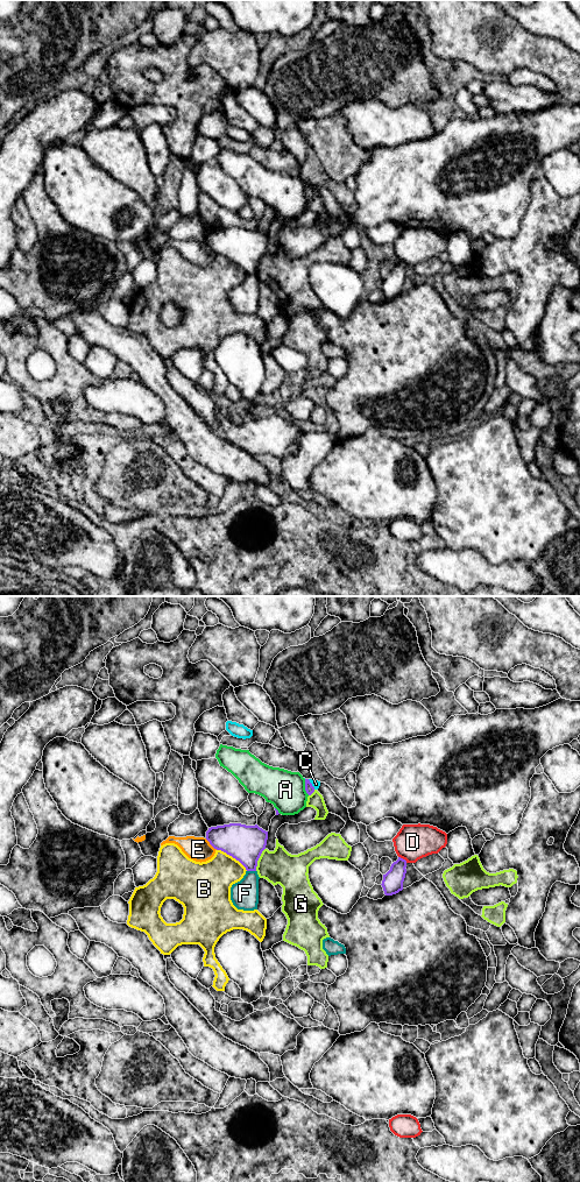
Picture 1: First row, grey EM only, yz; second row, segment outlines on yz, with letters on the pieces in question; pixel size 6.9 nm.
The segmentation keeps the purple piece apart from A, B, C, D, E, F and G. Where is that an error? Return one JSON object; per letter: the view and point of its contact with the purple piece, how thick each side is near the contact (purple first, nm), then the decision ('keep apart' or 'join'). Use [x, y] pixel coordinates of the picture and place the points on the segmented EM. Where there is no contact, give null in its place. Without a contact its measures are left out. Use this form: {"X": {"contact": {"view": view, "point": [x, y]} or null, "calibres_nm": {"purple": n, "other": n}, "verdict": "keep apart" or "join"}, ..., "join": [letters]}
{"A": {"contact": {"view": "yz", "point": [305, 787]}, "calibres_nm": {"purple": 60, "other": 260}, "verdict": "keep apart"}, "B": {"contact": {"view": "yz", "point": [232, 856]}, "calibres_nm": {"purple": 260, "other": 300}, "verdict": "keep apart"}, "C": {"contact": {"view": "yz", "point": [311, 784]}, "calibres_nm": {"purple": 60, "other": 60}, "verdict": "keep apart"}, "D": {"contact": {"view": "yz", "point": [402, 858]}, "calibres_nm": {"purple": 140, "other": 240}, "verdict": "keep apart"}, "E": {"contact": {"view": "yz", "point": [211, 844]}, "calibres_nm": {"purple": 260, "other": 160}, "verdict": "keep apart"}, "F": {"contact": {"view": "yz", "point": [252, 870]}, "calibres_nm": {"purple": 260, "other": 190}, "verdict": "keep apart"}, "G": {"contact": {"view": "yz", "point": [257, 860]}, "calibres_nm": {"purple": 260, "other": 240}, "verdict": "keep apart"}, "join": []}

